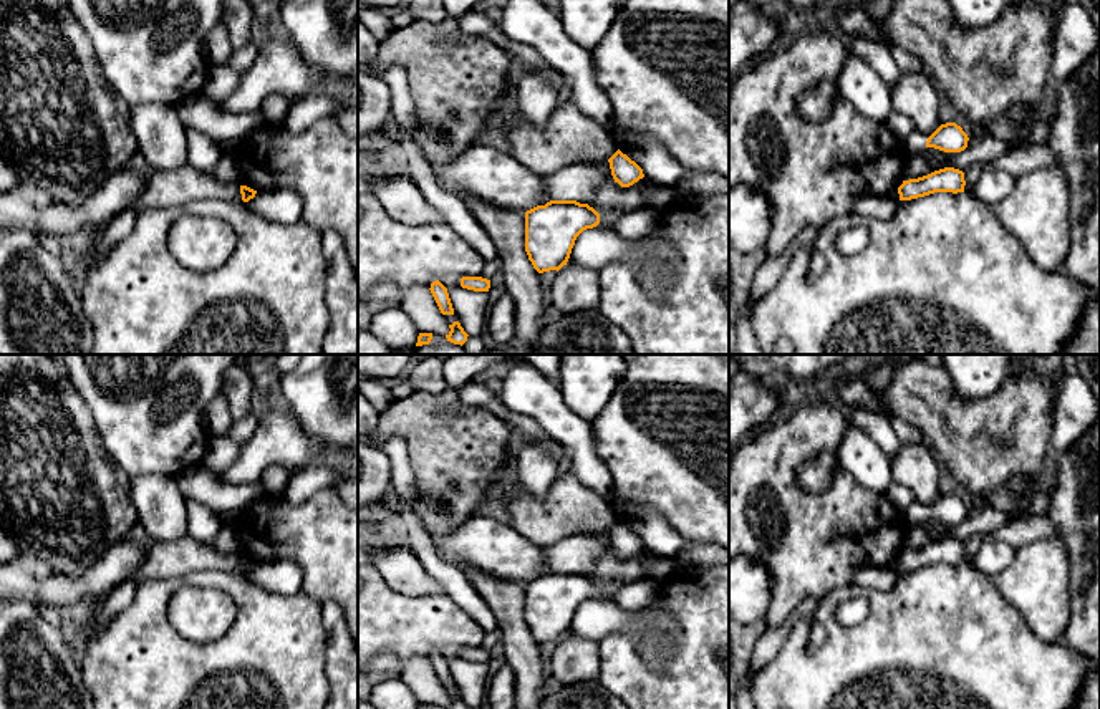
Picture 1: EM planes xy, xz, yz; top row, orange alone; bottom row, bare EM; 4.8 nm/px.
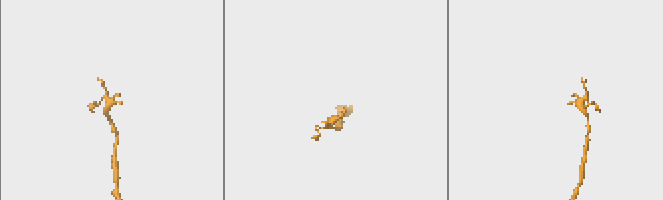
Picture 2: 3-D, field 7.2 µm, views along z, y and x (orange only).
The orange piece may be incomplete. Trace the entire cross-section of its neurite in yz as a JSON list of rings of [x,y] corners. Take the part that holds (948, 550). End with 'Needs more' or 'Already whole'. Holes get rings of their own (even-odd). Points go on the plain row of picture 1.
[[[944,538],[928,547],[903,552],[898,558],[900,572],[911,572],[934,563],[964,563],[964,543],[954,538]]]. Already whole

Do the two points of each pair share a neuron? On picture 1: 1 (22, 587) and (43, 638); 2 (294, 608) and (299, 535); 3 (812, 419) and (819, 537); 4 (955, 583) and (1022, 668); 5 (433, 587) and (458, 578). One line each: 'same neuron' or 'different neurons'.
1: different neurons
2: different neurons
3: same neuron
4: same neuron
5: different neurons

